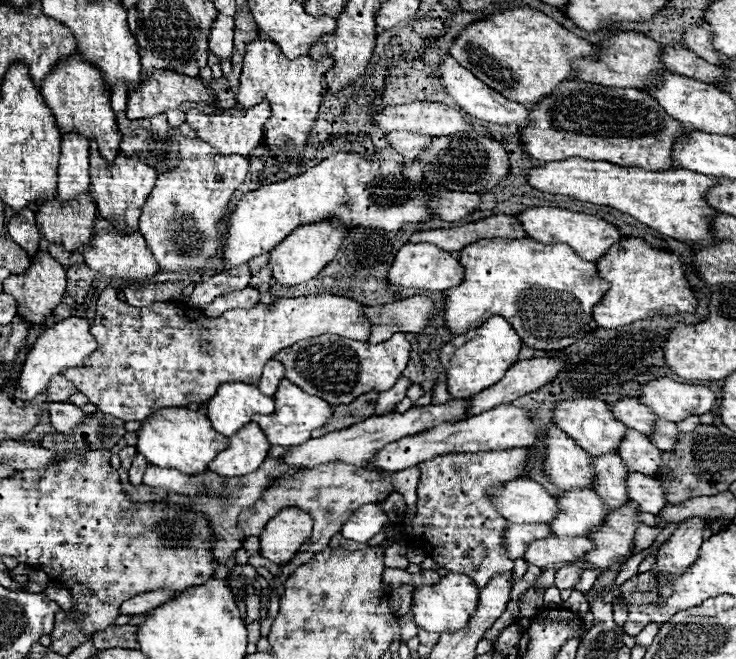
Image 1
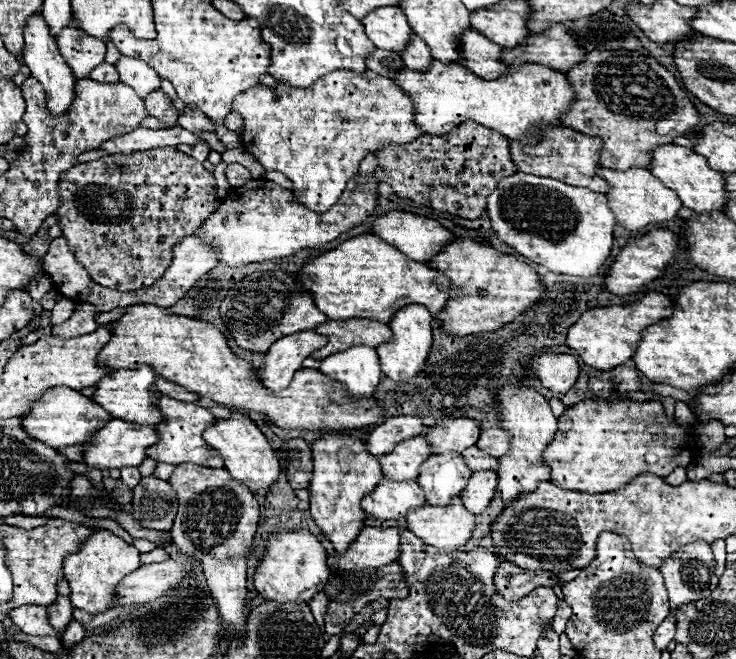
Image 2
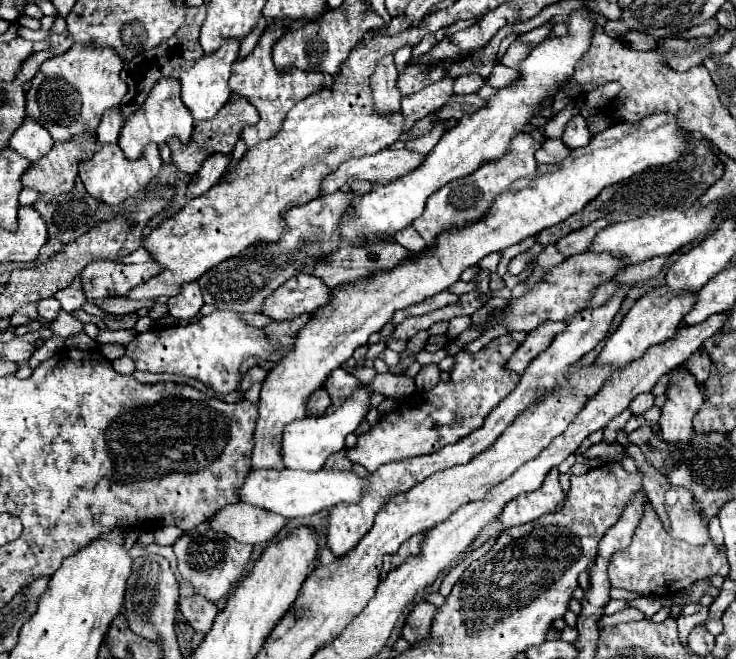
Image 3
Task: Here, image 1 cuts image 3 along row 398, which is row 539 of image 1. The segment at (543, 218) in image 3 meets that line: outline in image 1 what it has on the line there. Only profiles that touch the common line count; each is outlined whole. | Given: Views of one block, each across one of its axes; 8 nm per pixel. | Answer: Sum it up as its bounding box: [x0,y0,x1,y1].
[260,506,312,564]

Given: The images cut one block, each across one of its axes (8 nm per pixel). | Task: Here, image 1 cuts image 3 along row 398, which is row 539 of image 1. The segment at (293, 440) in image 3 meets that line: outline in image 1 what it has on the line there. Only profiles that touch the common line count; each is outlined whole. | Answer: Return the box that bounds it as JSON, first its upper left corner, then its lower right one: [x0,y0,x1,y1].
[340,504,386,542]

